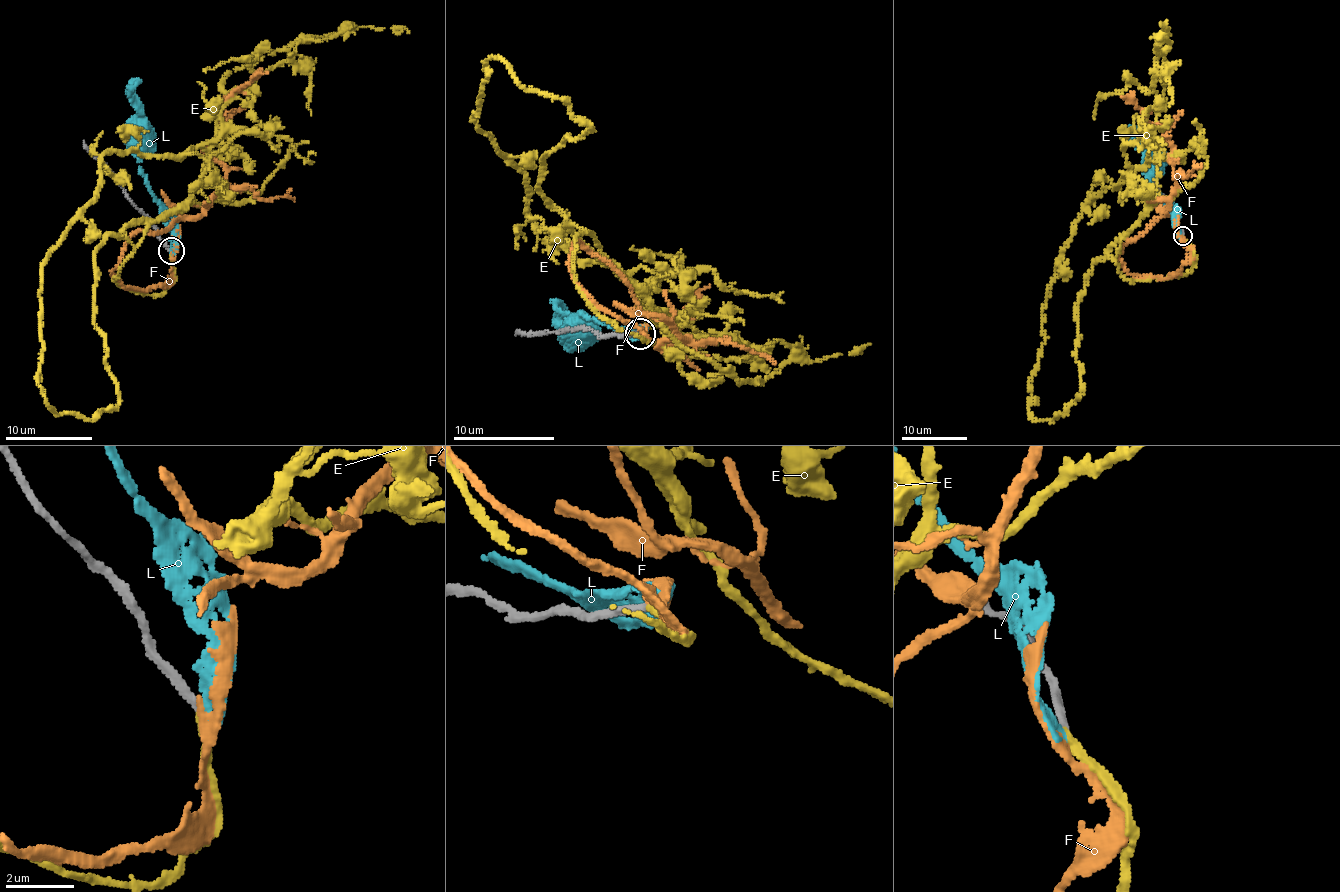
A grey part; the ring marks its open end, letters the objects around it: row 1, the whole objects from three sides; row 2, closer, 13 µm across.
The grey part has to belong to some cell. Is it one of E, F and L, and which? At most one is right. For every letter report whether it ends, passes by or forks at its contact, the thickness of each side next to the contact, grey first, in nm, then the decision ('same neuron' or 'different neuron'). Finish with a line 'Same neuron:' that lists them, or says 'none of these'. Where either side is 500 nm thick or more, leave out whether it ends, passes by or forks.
E: it ends | 240/240 nm | same neuron
F: it passes by | 240/220 nm | different neuron
L: it ends | 240/280 nm | different neuron
Same neuron: E

